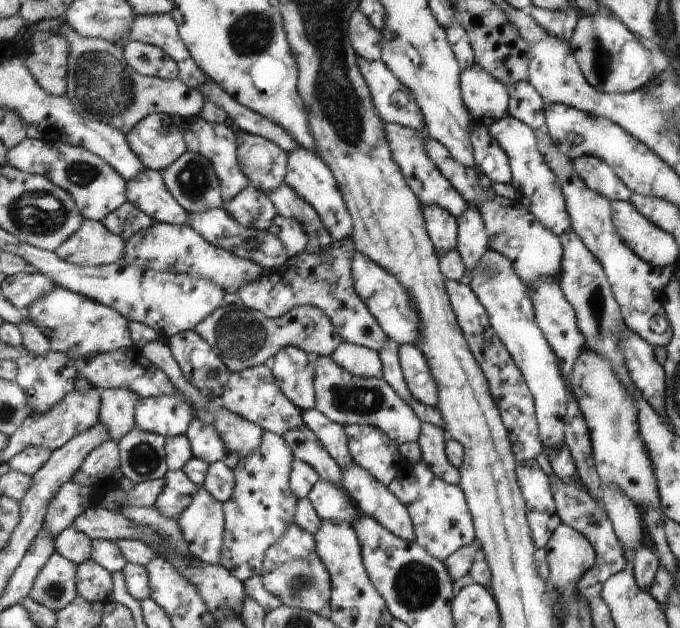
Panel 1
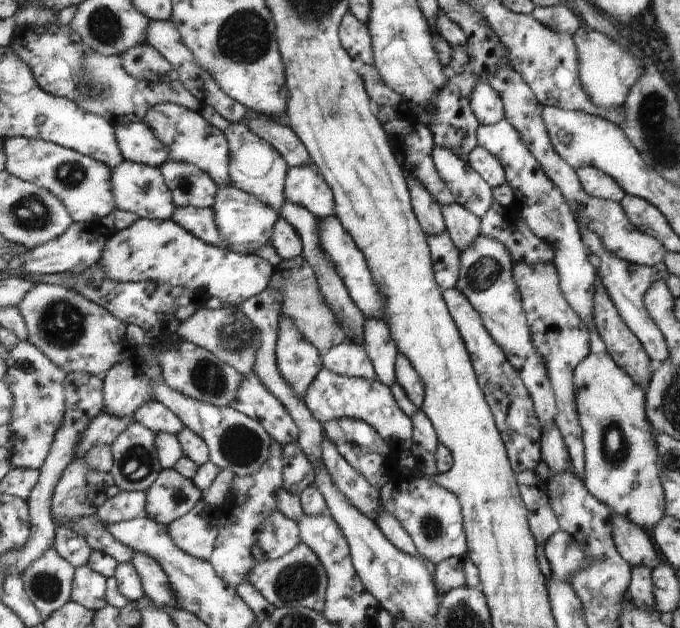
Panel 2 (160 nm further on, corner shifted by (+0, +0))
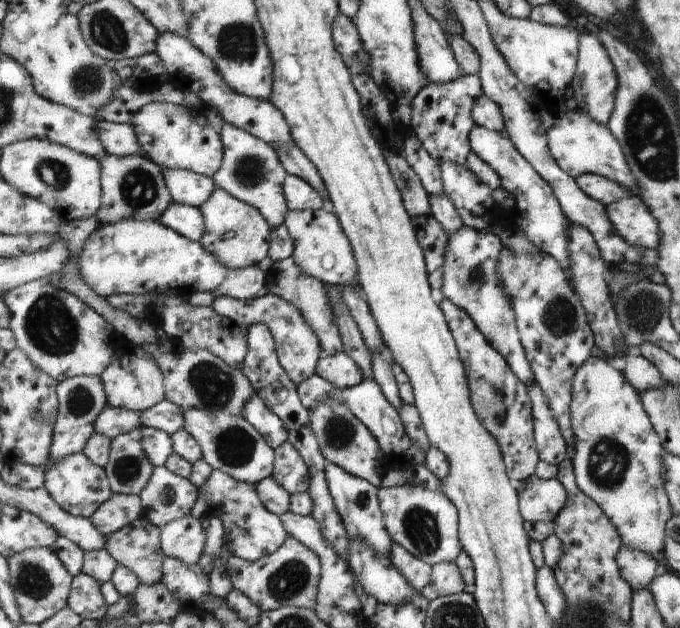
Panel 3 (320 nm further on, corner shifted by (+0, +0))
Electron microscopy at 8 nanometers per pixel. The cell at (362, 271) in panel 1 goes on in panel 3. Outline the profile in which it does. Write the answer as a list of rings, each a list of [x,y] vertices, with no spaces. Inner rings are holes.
[[[323,209],[314,211],[289,211],[284,226],[289,229],[295,243],[293,258],[302,272],[318,278],[325,286],[359,286],[357,256],[348,234],[341,228],[341,222],[334,213]]]

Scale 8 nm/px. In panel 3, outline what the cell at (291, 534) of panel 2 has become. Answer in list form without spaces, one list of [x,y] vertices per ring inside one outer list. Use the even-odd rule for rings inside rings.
[[[213,470],[206,484],[198,490],[206,494],[206,502],[209,500],[209,509],[205,511],[205,514],[217,514],[222,520],[226,546],[228,550],[232,550],[233,556],[256,562],[276,553],[290,537],[281,518],[269,512],[262,504],[256,486],[235,480],[230,474],[225,474],[220,470]]]

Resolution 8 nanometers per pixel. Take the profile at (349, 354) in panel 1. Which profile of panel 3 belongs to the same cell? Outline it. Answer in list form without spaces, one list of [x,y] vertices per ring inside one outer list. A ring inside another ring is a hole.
[[[343,351],[324,356],[321,363],[317,364],[316,375],[330,380],[338,389],[357,386],[365,380],[360,366]]]

